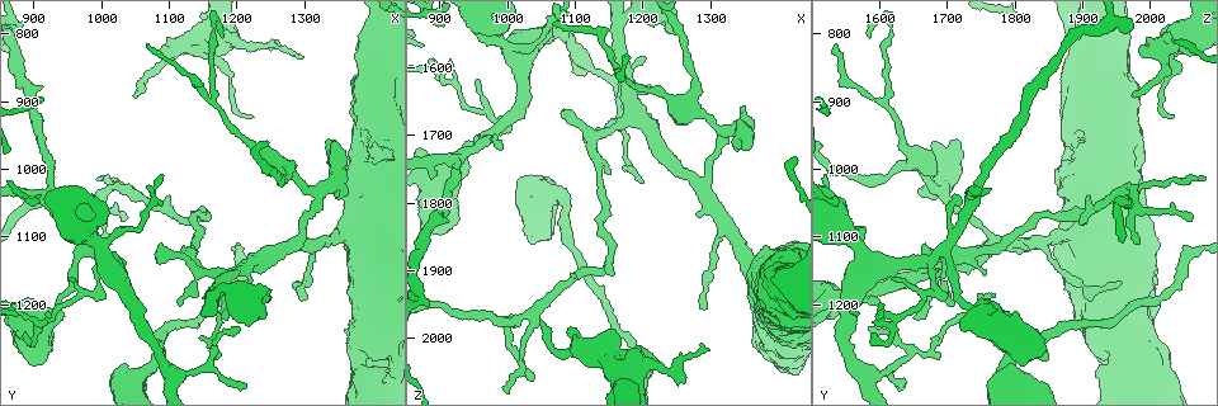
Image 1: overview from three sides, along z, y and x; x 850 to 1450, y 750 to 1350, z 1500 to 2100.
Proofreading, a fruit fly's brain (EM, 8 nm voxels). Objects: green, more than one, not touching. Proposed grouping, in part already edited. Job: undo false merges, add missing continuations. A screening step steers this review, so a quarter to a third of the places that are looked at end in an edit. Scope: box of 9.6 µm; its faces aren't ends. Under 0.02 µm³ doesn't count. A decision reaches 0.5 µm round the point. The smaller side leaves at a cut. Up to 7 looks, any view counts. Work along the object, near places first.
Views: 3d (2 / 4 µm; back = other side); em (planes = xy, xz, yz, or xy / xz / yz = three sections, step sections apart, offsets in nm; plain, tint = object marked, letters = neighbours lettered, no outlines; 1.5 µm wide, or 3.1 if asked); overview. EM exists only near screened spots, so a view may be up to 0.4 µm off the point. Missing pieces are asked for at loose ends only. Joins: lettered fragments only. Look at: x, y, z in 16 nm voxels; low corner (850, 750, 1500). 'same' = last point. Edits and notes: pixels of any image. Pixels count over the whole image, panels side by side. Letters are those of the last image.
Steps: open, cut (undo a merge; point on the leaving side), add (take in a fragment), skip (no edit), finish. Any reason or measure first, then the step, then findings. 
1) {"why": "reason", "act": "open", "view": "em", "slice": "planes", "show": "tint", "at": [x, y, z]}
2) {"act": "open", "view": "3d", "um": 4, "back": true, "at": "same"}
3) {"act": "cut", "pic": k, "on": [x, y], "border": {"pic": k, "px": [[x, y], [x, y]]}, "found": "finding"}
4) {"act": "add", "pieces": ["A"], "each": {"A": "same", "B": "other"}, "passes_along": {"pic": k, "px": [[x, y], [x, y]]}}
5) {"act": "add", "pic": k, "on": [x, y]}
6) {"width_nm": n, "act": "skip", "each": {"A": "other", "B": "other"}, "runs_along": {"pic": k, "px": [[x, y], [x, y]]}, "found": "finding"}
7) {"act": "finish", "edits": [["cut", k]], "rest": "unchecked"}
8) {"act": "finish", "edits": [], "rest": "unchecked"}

{"why": "tapers out", "act": "open", "view": "3d", "um": 4, "at": [1300, 835, 2015]}

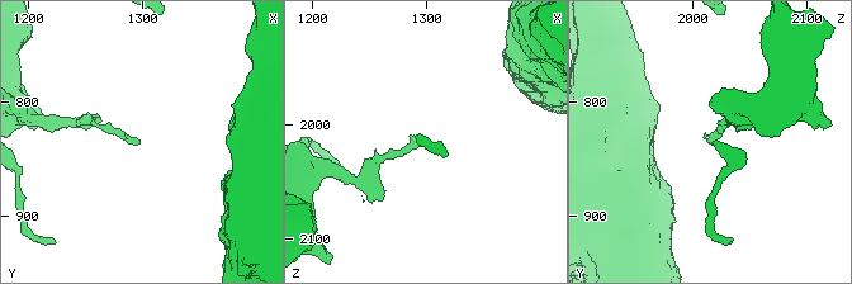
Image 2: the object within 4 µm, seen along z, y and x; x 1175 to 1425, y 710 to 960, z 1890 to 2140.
{"why": "need the tissue", "act": "open", "view": "em", "slice": "xy", "step": 4, "show": "letters", "at": [1300, 834, 2016]}

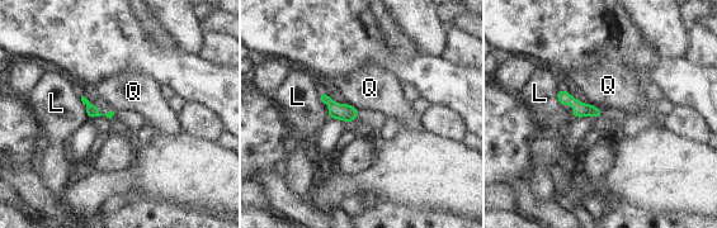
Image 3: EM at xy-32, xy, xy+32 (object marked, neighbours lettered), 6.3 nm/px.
{"why": "cut it another way", "act": "open", "view": "em", "slice": "planes", "show": "letters", "at": "same"}

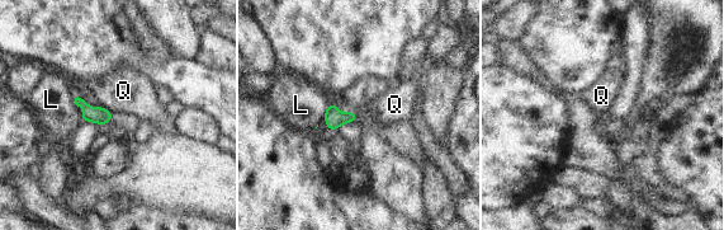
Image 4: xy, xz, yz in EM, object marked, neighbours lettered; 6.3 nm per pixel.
{"width_nm": 110, "longest_contact_nm": ["L", 100], "act": "skip", "each": {"L": "other", "Q": "other"}, "found": "no lettered fragment goes on from it"}

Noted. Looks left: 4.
{"why": "thick end", "act": "open", "view": "em", "slice": "planes", "show": "letters", "at": [1345, 960, 1715]}

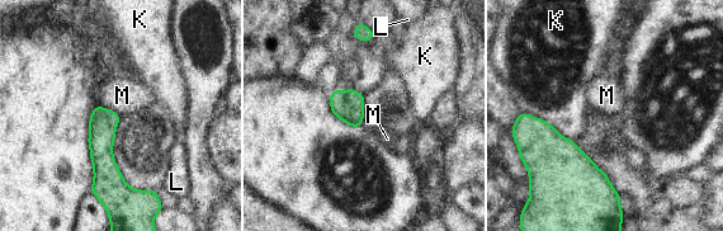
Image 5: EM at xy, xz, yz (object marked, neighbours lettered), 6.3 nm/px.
{"act": "skip", "each": {"K": "other", "L": "other", "M": "other"}, "border": {"pic": 5, "px": [[100, 105], [114, 111], [119, 116]]}, "found": "none of them fits"}

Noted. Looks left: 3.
{"why": "an open end", "act": "open", "view": "em", "slice": "planes", "show": "plain", "at": [1085, 1140, 1665]}

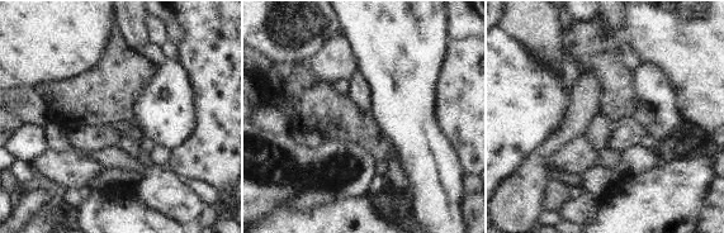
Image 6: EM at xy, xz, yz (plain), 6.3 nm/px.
{"why": "what lies round it", "act": "open", "view": "em", "slice": "planes", "show": "letters", "at": "same"}

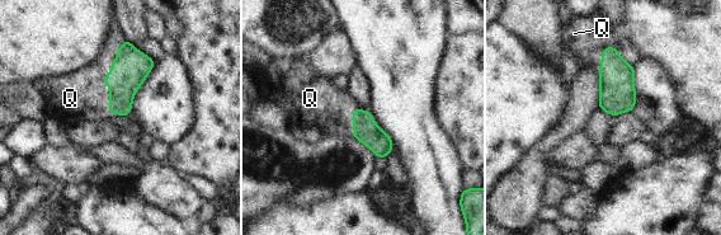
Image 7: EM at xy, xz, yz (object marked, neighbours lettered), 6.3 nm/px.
{"act": "add", "pieces": ["Q"], "each": {"Q": "same"}, "found": "the neuron continues"}

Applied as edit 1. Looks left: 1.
{"act": "finish", "edits": [["add", 7]], "rest": "unchecked"}

